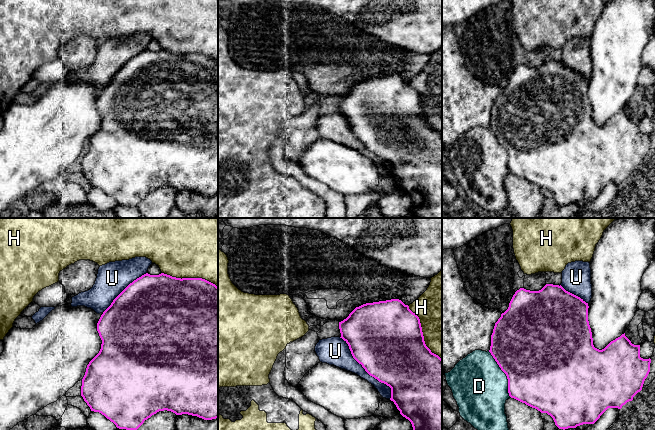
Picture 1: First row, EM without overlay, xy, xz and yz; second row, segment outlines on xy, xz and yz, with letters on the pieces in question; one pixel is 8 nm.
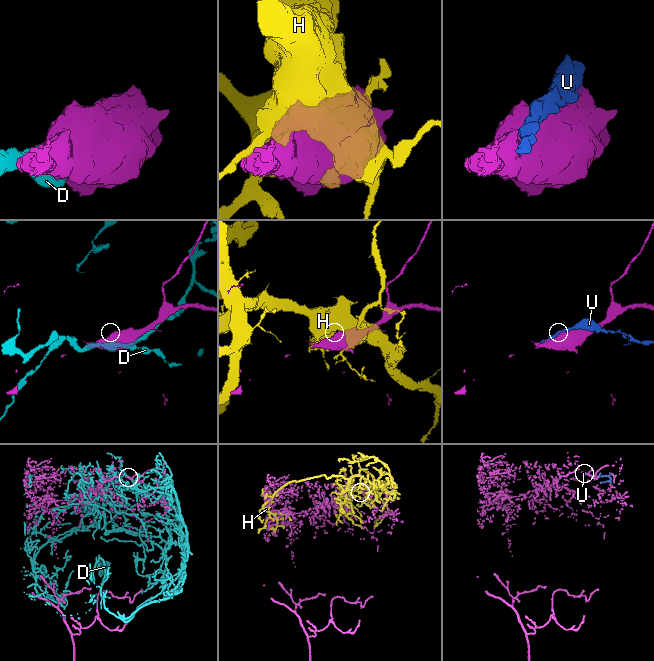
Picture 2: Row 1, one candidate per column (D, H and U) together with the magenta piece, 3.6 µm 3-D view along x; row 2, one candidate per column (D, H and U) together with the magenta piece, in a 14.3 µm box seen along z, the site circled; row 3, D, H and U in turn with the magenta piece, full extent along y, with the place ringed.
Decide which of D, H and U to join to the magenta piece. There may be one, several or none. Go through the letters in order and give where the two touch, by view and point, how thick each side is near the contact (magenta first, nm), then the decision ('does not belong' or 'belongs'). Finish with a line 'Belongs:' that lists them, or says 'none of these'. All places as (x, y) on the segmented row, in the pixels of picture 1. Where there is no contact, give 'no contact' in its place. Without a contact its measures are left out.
D: meets magenta in yz at (505, 373); 500 nm thick on the magenta side, 440 nm on the other; does not belong
H: meets magenta in xz at (422, 334); 500 nm thick on the magenta side, 380 nm on the other; does not belong
U: meets magenta in xz at (366, 371); 500 nm thick on the magenta side, 180 nm on the other; does not belong
Belongs: none of these

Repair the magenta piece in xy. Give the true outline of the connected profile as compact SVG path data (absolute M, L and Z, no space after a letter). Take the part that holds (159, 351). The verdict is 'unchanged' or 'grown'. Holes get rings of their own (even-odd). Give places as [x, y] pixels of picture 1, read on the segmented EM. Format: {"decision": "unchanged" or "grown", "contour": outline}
{"decision": "unchanged", "contour": "M148 273L130 283L103 312L97 331L102 340L99 353L89 362L82 379L81 396L91 411L99 412L117 428L137 430L145 420L159 411L171 411L176 415L188 414L204 420L218 418L218 287L202 278L176 278L161 273Z"}

